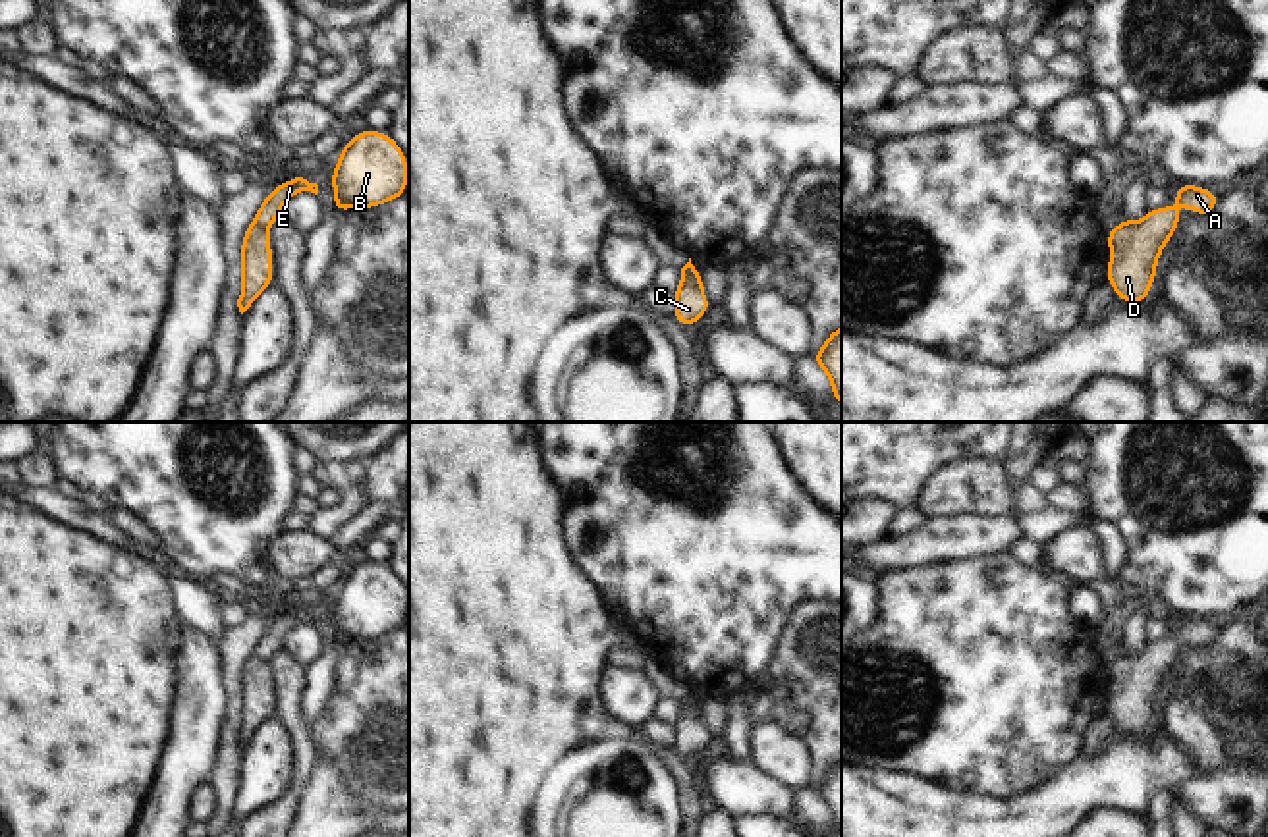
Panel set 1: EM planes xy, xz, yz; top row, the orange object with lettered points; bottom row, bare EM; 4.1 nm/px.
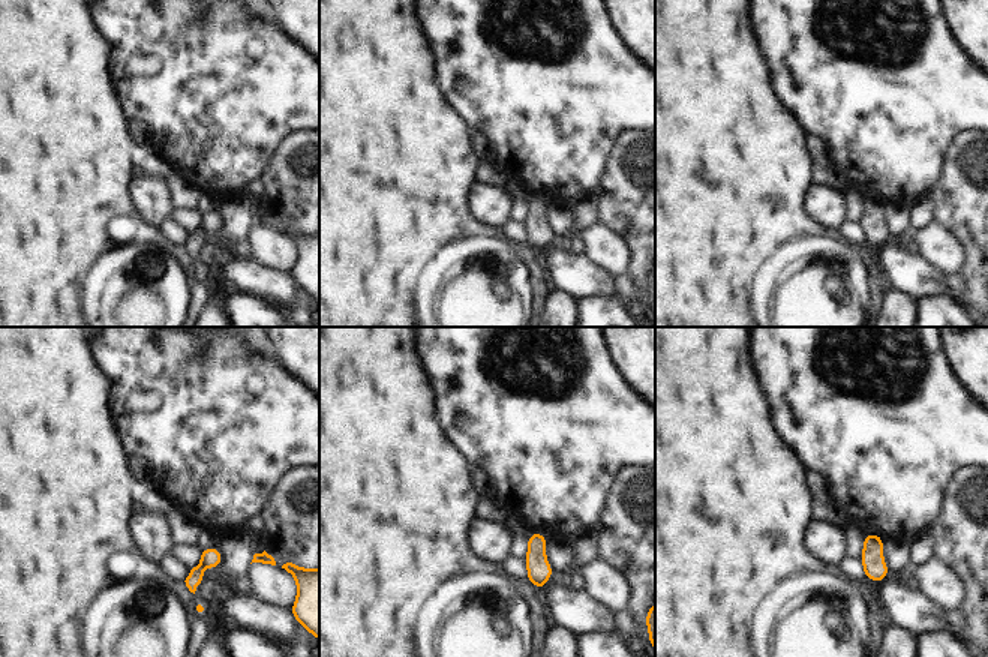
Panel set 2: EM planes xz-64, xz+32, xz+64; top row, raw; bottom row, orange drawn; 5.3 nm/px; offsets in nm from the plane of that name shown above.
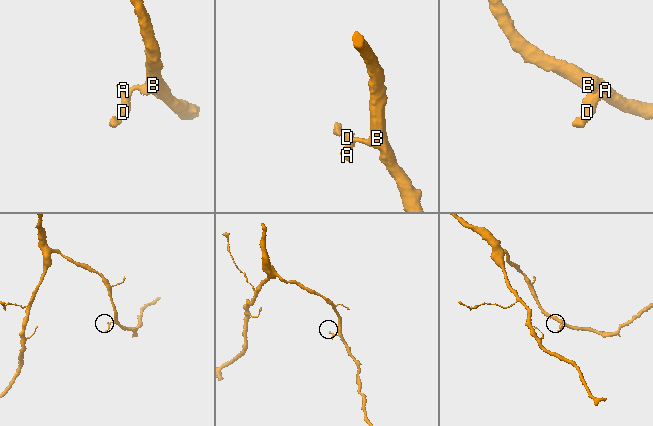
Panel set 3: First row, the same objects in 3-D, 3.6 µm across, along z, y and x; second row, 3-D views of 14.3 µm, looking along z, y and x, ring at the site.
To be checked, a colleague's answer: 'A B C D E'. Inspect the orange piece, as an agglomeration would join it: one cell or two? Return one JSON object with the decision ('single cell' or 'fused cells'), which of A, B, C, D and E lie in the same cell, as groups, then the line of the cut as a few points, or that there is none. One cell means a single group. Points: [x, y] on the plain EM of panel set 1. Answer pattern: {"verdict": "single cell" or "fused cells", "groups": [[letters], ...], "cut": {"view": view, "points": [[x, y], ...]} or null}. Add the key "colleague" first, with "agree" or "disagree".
{"colleague": "disagree", "verdict": "fused cells", "groups": [["A", "C", "D"], ["B", "E"]], "cut": {"view": "xy", "points": [[251, 654], [267, 662]]}}

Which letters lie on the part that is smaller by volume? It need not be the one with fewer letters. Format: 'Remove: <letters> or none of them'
Remove: A, C, D

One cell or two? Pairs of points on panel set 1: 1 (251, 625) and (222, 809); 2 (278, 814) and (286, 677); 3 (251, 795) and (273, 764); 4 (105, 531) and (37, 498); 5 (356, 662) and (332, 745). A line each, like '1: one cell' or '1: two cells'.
1: one cell
2: one cell
3: one cell
4: one cell
5: one cell

